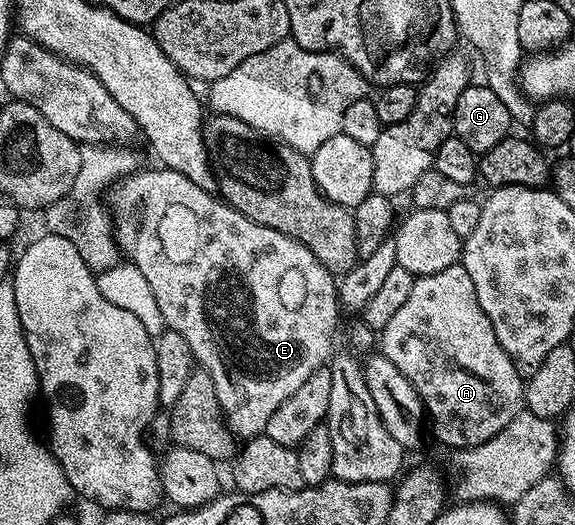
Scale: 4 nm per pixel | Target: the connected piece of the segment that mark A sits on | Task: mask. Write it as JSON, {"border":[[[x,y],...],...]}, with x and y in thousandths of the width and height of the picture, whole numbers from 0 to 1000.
{"border":[[[800,501],[777,509],[777,516],[757,516],[757,524],[720,533],[715,562],[708,562],[701,585],[694,585],[680,615],[661,629],[659,665],[708,714],[708,730],[722,737],[739,775],[750,825],[753,817],[755,829],[786,859],[824,855],[833,844],[847,844],[847,836],[868,829],[868,821],[913,779],[910,712],[889,691],[882,669],[875,669],[854,608],[847,608],[840,585],[833,585],[826,539],[819,539],[819,524],[812,524]]]}

